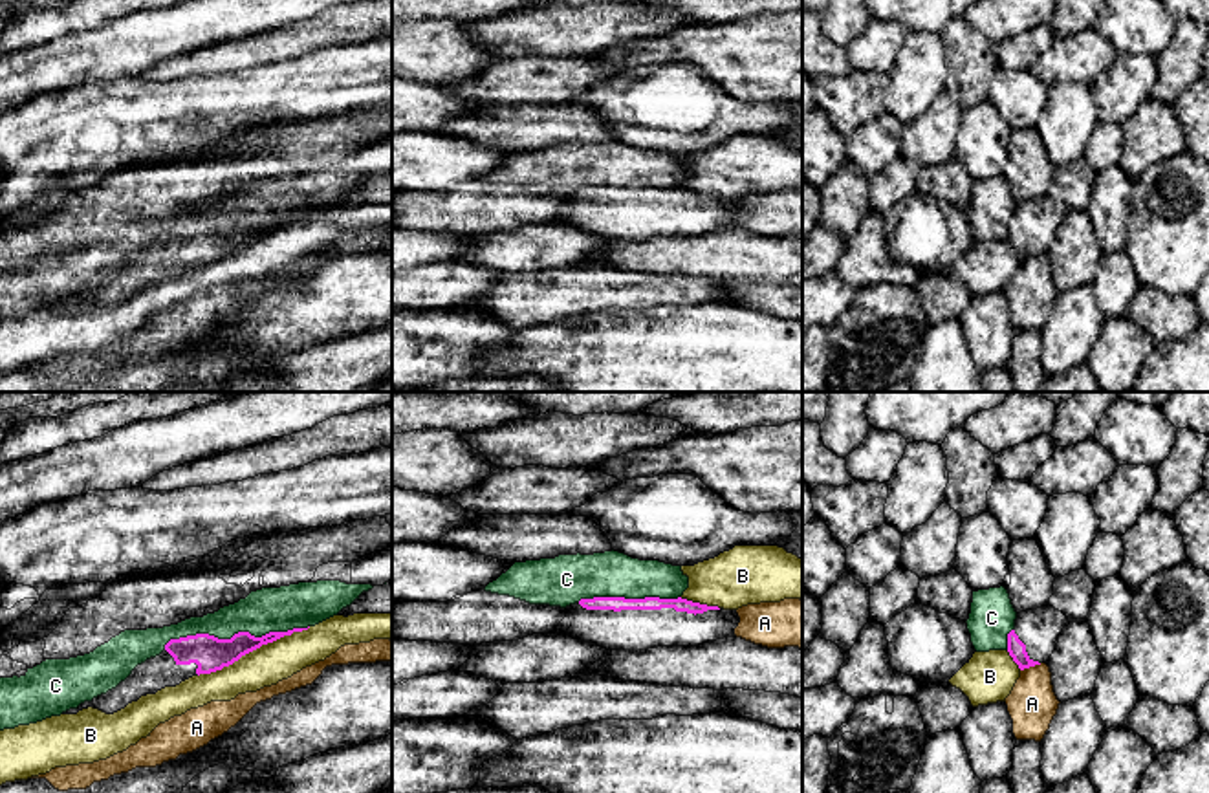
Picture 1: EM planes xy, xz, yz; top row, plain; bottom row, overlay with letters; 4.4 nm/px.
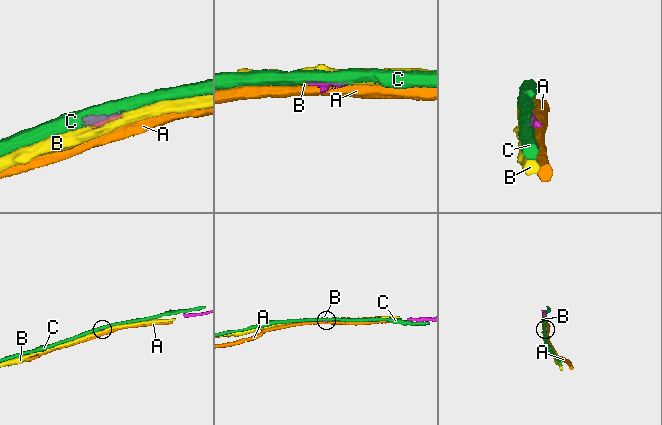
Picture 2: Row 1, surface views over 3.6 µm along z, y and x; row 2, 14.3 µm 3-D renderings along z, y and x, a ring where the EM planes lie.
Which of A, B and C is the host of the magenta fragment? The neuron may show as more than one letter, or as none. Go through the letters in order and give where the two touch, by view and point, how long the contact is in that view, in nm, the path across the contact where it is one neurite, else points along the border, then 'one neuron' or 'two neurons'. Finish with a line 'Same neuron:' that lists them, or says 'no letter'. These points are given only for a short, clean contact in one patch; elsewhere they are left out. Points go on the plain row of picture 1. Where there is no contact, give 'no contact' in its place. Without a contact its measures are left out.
A: meets magenta in yz at (1030, 255); contact 100 nm long; two neurons
B: meets magenta in xy at (253, 238); contact 550 nm long; two neurons
C: meets magenta in xy at (235, 224); contact 650 nm long; two neurons
Same neuron: no letter

